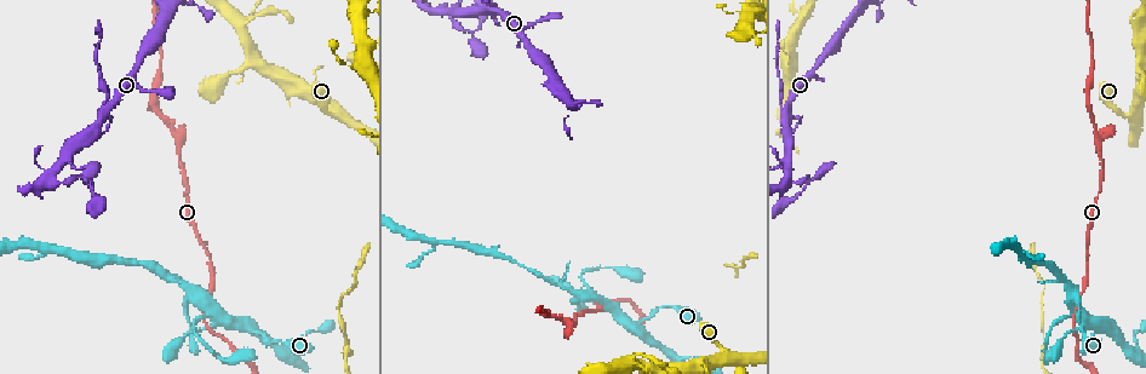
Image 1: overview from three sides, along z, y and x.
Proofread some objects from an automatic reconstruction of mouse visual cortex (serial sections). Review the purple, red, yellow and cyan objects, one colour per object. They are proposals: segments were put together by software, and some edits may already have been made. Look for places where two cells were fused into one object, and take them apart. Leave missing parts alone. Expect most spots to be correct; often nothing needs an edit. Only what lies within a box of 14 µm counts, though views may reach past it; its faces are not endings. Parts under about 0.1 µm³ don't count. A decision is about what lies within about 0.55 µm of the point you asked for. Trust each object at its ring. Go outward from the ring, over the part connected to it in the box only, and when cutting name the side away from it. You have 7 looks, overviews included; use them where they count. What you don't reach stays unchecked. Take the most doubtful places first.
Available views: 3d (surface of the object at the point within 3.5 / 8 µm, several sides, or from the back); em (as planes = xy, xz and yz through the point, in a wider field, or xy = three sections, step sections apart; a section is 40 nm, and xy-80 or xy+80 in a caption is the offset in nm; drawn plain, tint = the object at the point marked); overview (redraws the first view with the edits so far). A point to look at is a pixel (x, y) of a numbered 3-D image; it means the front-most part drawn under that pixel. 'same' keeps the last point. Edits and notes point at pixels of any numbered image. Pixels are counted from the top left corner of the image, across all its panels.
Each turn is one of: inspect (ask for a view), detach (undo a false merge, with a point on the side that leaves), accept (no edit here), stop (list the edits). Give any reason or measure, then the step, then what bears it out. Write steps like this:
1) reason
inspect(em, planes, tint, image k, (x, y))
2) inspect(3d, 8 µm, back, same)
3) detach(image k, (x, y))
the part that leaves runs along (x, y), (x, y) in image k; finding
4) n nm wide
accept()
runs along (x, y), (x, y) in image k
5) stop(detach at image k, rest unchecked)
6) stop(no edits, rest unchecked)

sharp bend
inspect(3d, 3.5 µm, back, image 1, (807, 178))

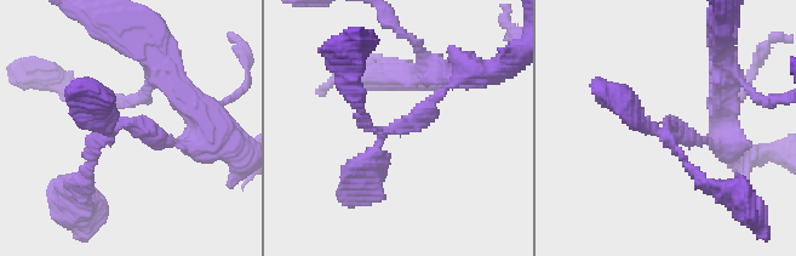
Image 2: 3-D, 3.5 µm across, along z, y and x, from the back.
inspect(em, xy, step 3, tint, image 2, (665, 127))

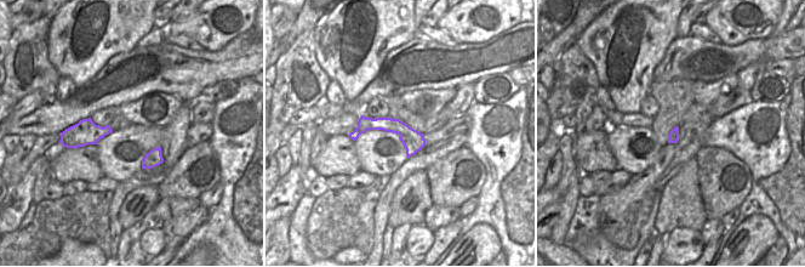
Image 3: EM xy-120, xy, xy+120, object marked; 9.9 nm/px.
another direction
inspect(em, xy, step 1, tint, same)

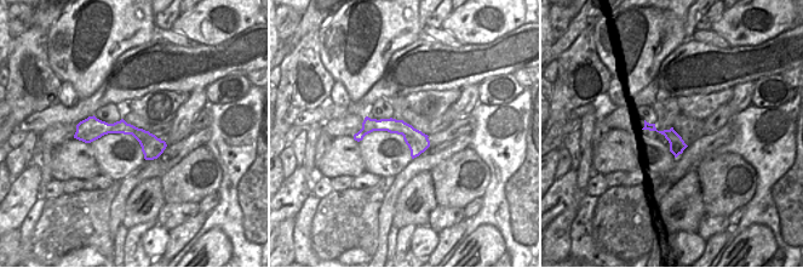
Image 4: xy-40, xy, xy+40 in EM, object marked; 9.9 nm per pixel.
accept()
runs along (81, 125), (130, 129), (162, 146) in image 4; continuous, no second cell

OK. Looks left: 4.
three arms meet
inspect(3d, 3.5 µm, back, image 1, (1130, 114))

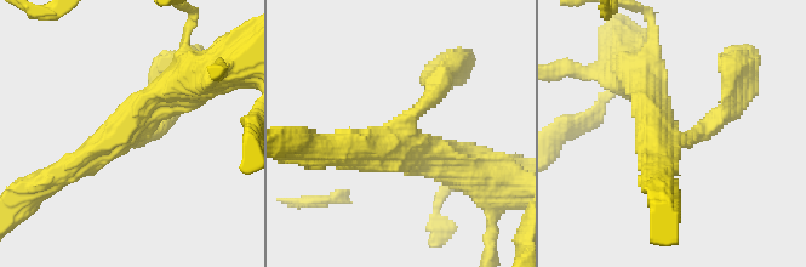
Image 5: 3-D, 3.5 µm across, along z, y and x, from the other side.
3 arms; arms of 300, 350, 400 nm; now the EM
inspect(em, xy, step 2, tint, image 5, (140, 140))

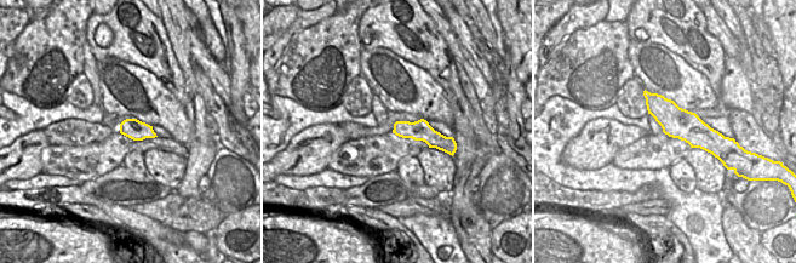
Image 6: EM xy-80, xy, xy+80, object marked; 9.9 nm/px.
accept()
runs along (647, 95), (676, 123), (720, 139) in image 6; continuous, no second cell

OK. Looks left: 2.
sharp bend
inspect(3d, 3.5 µm, back, image 1, (581, 280))

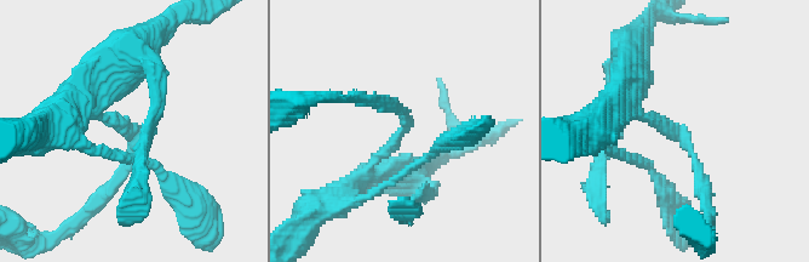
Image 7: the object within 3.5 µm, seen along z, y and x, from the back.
arms of 150, 200 nm
inspect(em, xy, step 3, tint, image 7, (135, 132))

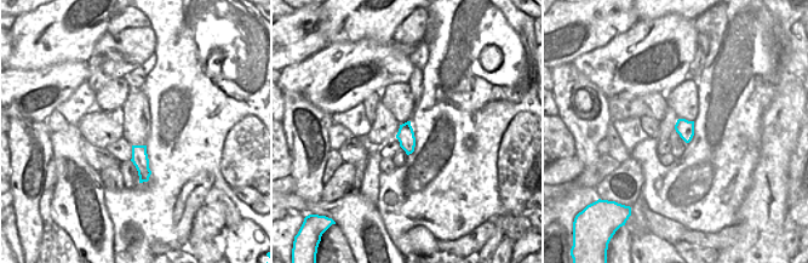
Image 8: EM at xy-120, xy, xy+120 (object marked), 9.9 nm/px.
accept()
runs along (620, 97), (683, 137), (704, 198) in image 7; all the same cell

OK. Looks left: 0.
stop(no edits, rest unchecked)

